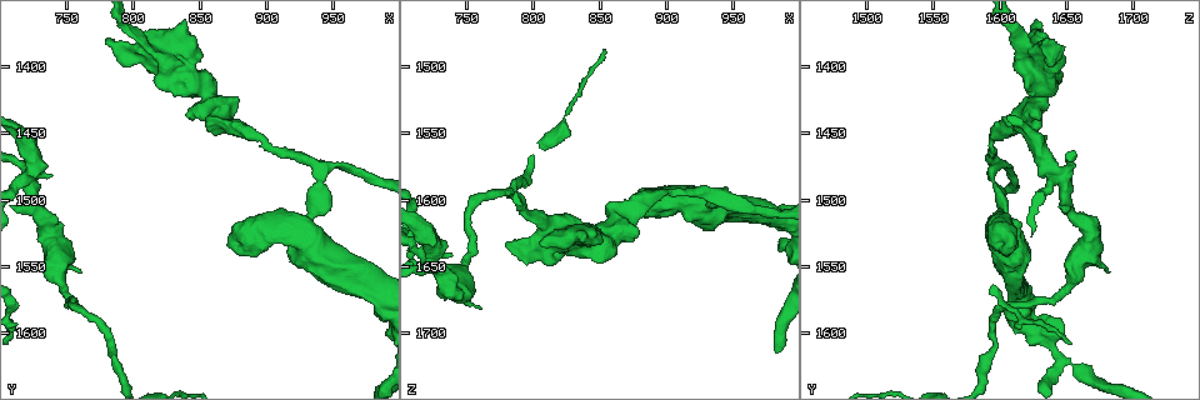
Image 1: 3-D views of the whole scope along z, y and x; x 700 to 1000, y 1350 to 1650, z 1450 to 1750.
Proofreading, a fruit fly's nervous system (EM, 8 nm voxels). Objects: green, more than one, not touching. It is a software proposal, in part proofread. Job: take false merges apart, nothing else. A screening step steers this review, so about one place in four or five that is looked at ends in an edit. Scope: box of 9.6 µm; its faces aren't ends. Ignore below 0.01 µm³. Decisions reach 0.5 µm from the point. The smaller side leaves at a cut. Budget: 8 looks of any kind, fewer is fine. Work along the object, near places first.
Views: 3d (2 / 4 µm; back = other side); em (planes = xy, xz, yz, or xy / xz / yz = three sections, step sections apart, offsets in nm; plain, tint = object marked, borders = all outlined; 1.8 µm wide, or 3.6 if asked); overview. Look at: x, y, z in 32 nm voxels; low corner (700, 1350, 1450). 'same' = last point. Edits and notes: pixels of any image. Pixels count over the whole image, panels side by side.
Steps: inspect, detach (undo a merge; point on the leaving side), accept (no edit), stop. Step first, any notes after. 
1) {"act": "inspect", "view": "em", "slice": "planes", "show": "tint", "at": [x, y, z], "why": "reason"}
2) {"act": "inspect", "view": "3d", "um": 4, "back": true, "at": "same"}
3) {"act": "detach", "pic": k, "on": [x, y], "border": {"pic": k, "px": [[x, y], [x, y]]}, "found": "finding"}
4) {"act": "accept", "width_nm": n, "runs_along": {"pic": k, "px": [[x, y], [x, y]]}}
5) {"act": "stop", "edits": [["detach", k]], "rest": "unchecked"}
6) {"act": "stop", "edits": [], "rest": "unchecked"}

{"act": "inspect", "view": "3d", "um": 4, "at": [810, 1386, 1626], "why": "thick turns thin"}

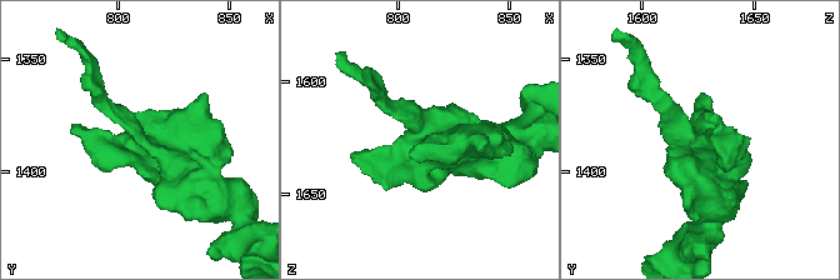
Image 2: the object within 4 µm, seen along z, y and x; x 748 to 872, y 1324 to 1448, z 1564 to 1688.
{"act": "inspect", "view": "em", "slice": "planes", "show": "tint", "at": [810, 1387, 1624], "why": "shape alone is not enough"}

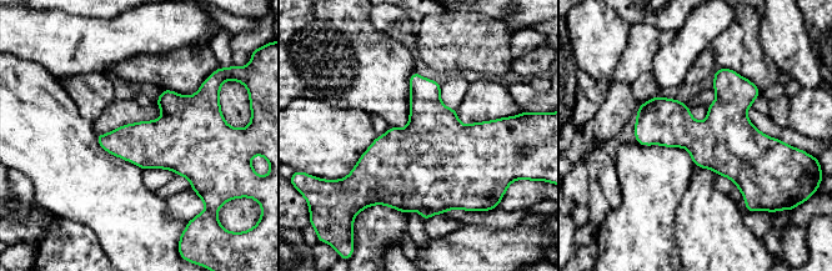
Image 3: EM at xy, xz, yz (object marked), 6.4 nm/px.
{"act": "accept", "found": "one cell here"}

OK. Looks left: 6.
{"act": "inspect", "view": "em", "slice": "yz", "step": 4, "show": "tint", "at": [722, 1482, 1642], "why": "four-way junction"}

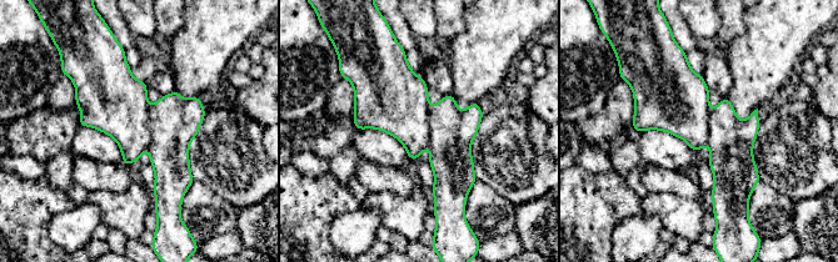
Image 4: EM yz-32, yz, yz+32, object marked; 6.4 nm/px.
{"act": "inspect", "view": "em", "slice": "planes", "show": "tint", "at": "same"}

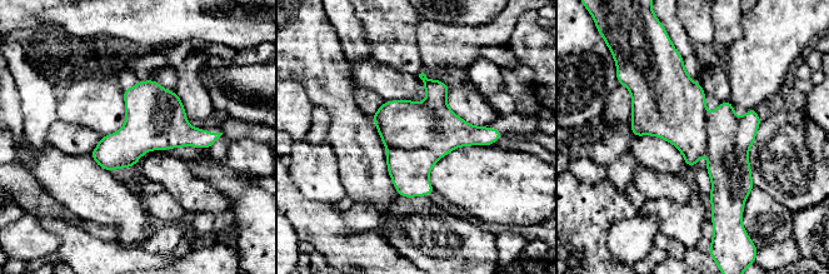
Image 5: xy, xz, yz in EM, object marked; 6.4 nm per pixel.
{"act": "detach", "pic": 5, "on": [404, 124], "border": {"pic": 5, "px": [[388, 148], [428, 148], [439, 158]]}, "found": "two cells meet here"}

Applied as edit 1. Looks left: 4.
{"act": "inspect", "view": "overview", "why": "see it whole again"}

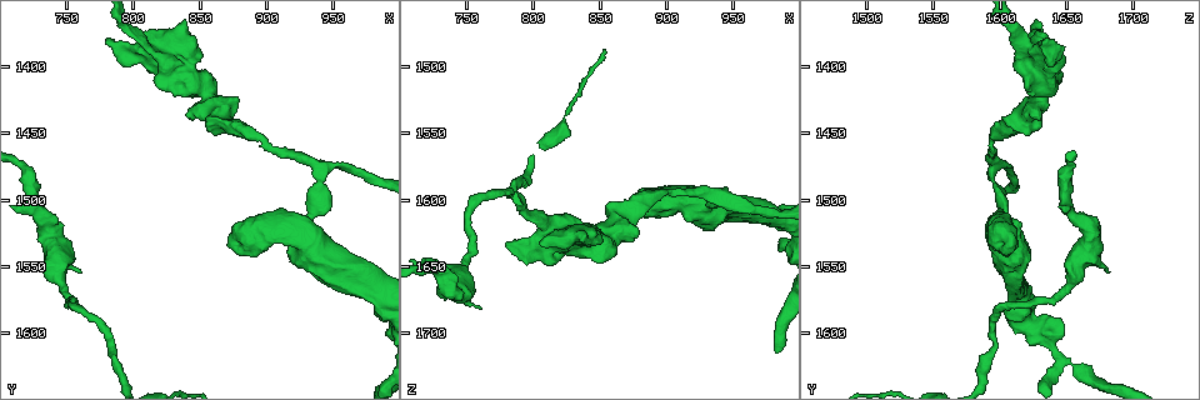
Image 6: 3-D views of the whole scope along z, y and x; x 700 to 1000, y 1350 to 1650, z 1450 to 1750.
{"act": "inspect", "view": "3d", "um": 2, "back": true, "at": [940, 1478, 1594], "why": "narrows sharply"}

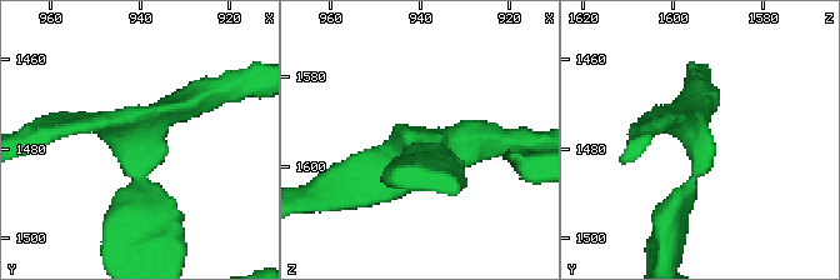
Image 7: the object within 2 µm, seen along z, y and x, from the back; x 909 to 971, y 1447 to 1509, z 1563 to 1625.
{"act": "inspect", "view": "em", "slice": "xy", "step": 16, "show": "tint", "at": [941, 1479, 1595], "arms": 3}

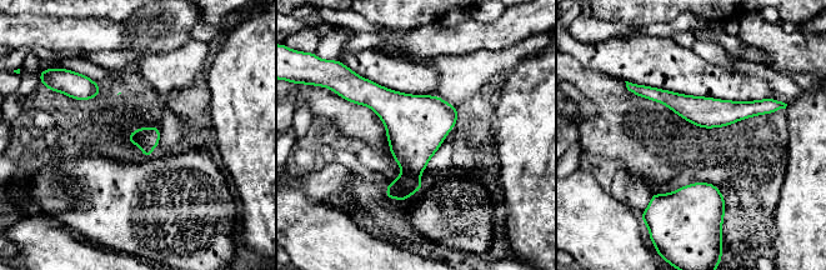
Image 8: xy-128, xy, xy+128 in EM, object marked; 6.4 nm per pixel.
{"act": "inspect", "view": "em", "slice": "planes", "show": "tint", "at": "same", "why": "another direction"}

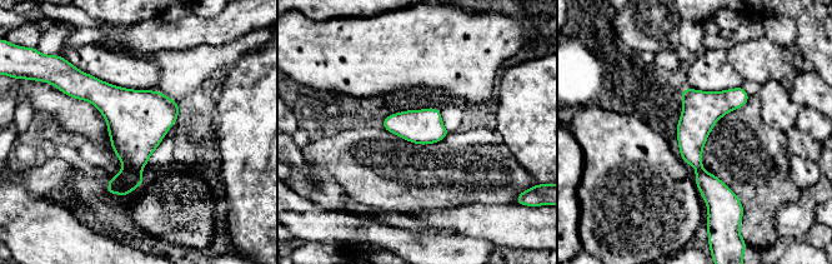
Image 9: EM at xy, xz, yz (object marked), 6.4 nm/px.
{"act": "detach", "pic": 9, "on": [135, 129], "border": {"pic": 9, "px": [[124, 165], [140, 170]]}, "found": "two cells meet here"}

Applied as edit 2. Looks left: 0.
{"act": "stop", "edits": [["detach", 5], ["detach", 9]], "rest": "unchecked"}

